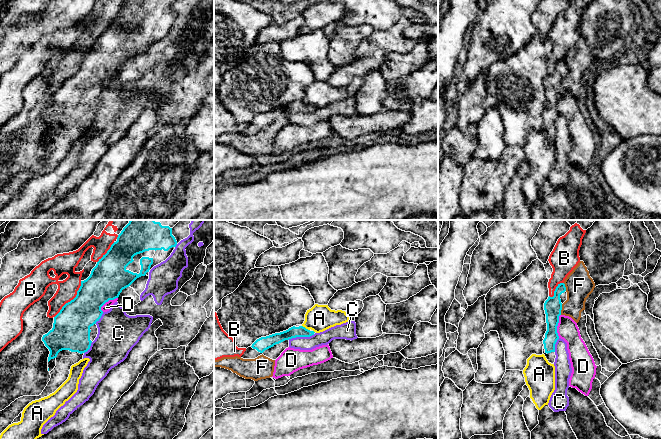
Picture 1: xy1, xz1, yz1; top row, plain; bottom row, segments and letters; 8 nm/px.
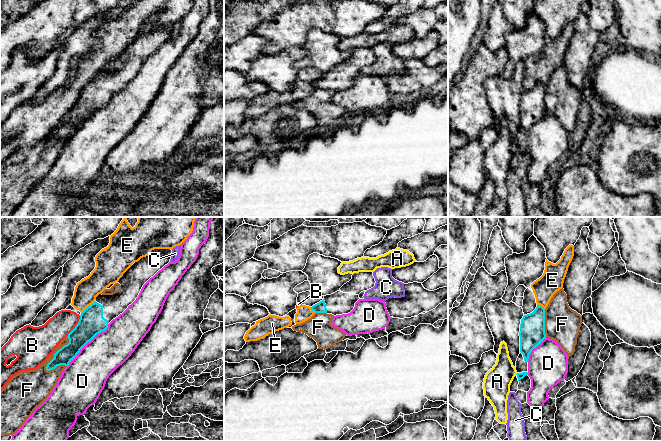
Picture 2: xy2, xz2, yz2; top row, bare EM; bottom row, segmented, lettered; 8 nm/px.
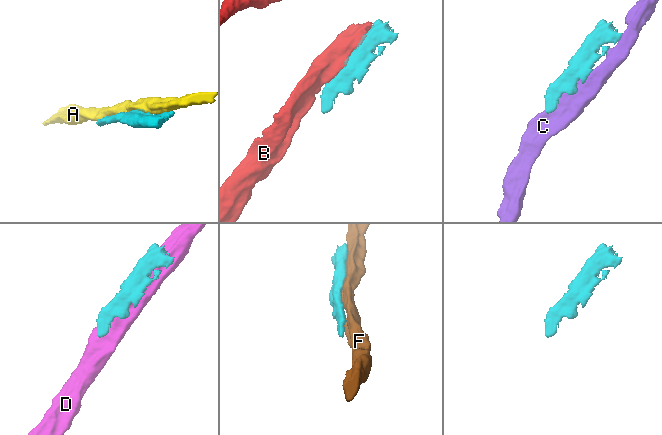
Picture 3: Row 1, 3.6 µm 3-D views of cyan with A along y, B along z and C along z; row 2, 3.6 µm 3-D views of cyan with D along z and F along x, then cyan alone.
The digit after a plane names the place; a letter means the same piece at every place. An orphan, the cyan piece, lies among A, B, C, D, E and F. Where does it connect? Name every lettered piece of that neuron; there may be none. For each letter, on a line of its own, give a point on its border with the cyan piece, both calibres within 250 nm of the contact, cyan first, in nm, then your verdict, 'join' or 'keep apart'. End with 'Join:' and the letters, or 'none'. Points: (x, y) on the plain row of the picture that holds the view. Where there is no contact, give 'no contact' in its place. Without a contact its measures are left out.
A: contact xz1 (305, 104); calibres 90 and 220 nm; keep apart
B: contact xy1 (71, 76); calibres 300 and 160 nm; keep apart
C: contact xz1 (301, 112); calibres 90 and 110 nm; keep apart
D: contact xy2 (87, 118); calibres 200 and 320 nm; keep apart
E: contact xy2 (88, 82); calibres 200 and 190 nm; keep apart
F: contact xy2 (55, 129); calibres 160 and 200 nm; keep apart
Join: none

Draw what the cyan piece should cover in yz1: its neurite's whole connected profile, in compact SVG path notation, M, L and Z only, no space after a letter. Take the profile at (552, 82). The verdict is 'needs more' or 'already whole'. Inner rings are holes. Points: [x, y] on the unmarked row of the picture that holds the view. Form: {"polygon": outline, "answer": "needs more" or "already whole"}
{"polygon": "M564 59L558 60L554 67L553 73L548 73L544 79L544 86L546 90L547 107L543 113L543 130L549 139L555 138L555 120L559 115L557 109L557 102L559 99L559 92L561 91L562 79L560 71L566 67Z", "answer": "needs more"}

